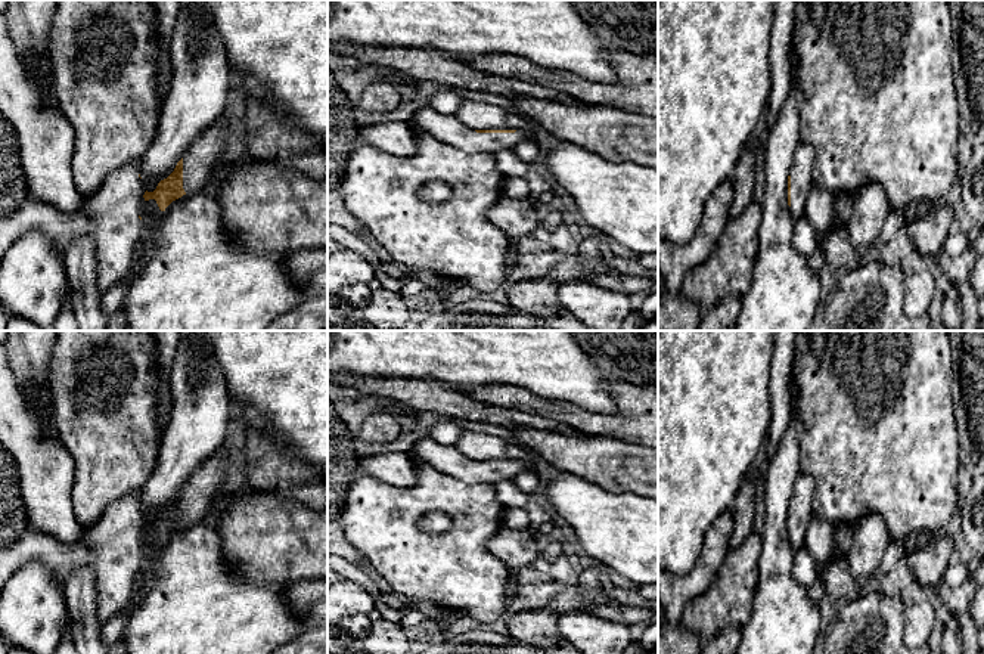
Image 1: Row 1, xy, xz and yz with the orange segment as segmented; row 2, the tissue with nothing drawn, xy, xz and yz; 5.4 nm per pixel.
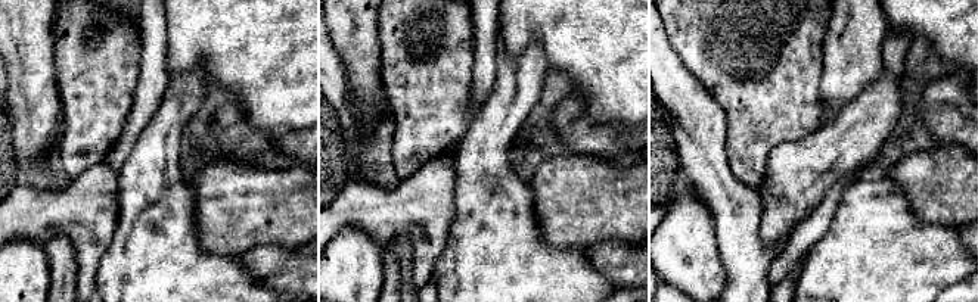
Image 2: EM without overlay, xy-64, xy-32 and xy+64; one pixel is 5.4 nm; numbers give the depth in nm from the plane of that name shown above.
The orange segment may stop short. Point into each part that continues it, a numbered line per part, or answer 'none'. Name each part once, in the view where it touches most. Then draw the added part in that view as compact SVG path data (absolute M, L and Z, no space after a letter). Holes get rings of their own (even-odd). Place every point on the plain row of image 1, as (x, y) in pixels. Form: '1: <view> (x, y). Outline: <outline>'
1: xz (447, 459). Outline: M429 437L413 441L413 456L444 475L468 484L494 486L499 481L509 481L516 474L528 471L527 464L477 464L463 456L456 446L444 446Z

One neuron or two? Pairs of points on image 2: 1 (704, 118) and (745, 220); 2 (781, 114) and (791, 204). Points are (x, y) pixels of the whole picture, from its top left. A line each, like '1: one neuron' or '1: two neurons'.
1: one neuron
2: two neurons

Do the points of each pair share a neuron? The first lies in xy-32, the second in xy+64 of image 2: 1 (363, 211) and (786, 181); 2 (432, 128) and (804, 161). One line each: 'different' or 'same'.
1: same
2: different

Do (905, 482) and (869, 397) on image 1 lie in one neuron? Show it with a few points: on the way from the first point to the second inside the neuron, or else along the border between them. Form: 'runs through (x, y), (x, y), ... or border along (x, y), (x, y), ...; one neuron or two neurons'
runs through (900, 461), (878, 434), (877, 418); one neuron

